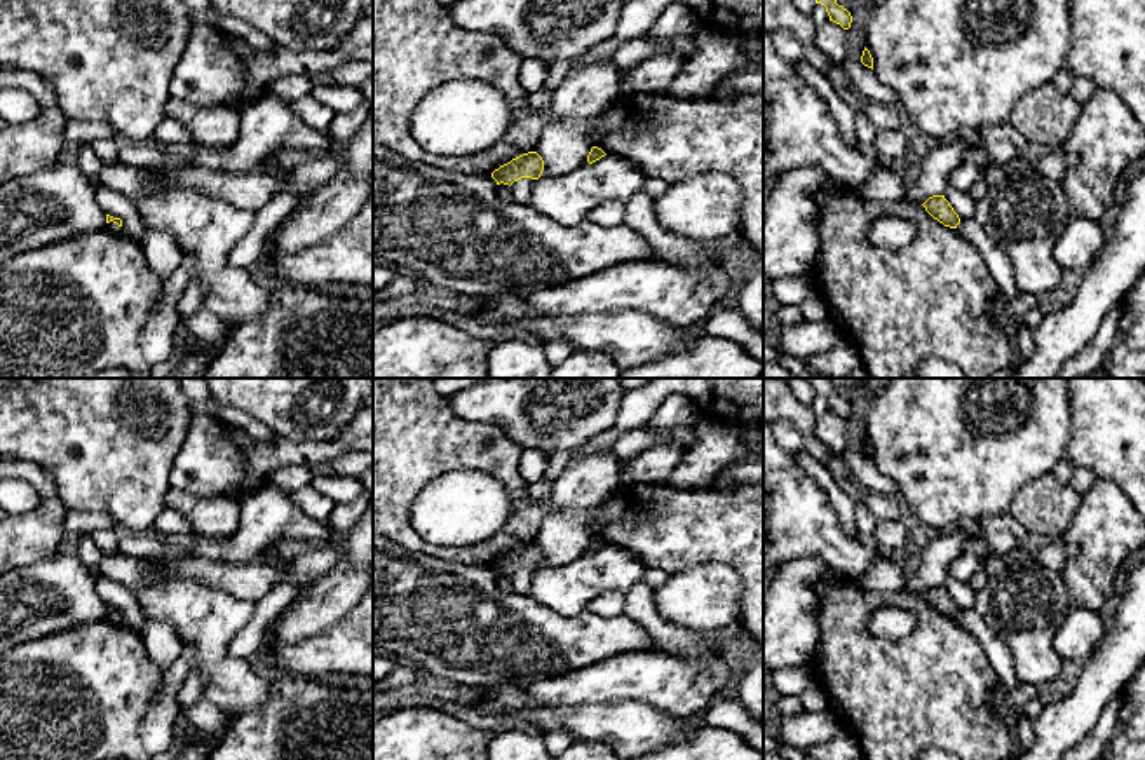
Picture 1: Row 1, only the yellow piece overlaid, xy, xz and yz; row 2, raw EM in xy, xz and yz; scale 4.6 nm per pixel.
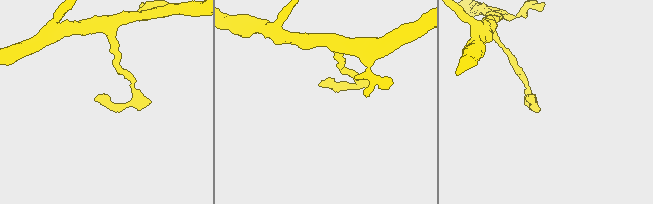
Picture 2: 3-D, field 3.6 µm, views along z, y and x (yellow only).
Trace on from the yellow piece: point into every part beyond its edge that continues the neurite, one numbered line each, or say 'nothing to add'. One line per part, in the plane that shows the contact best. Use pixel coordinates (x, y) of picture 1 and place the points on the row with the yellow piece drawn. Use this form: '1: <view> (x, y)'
nothing to add

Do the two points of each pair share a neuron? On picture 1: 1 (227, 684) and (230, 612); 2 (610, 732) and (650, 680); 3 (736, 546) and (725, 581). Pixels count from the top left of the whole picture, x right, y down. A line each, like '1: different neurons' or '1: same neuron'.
1: same neuron
2: different neurons
3: different neurons

